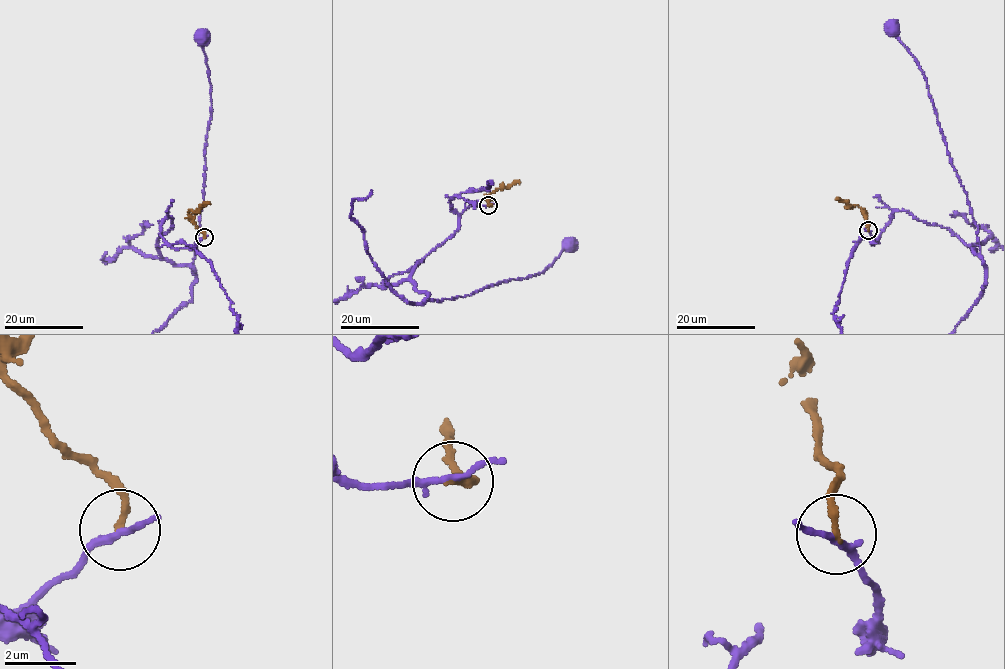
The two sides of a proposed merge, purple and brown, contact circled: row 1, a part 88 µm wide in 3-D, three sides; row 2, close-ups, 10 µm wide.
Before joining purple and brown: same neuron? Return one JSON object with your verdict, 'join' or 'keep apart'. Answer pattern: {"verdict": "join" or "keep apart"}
{"verdict": "keep apart"}

